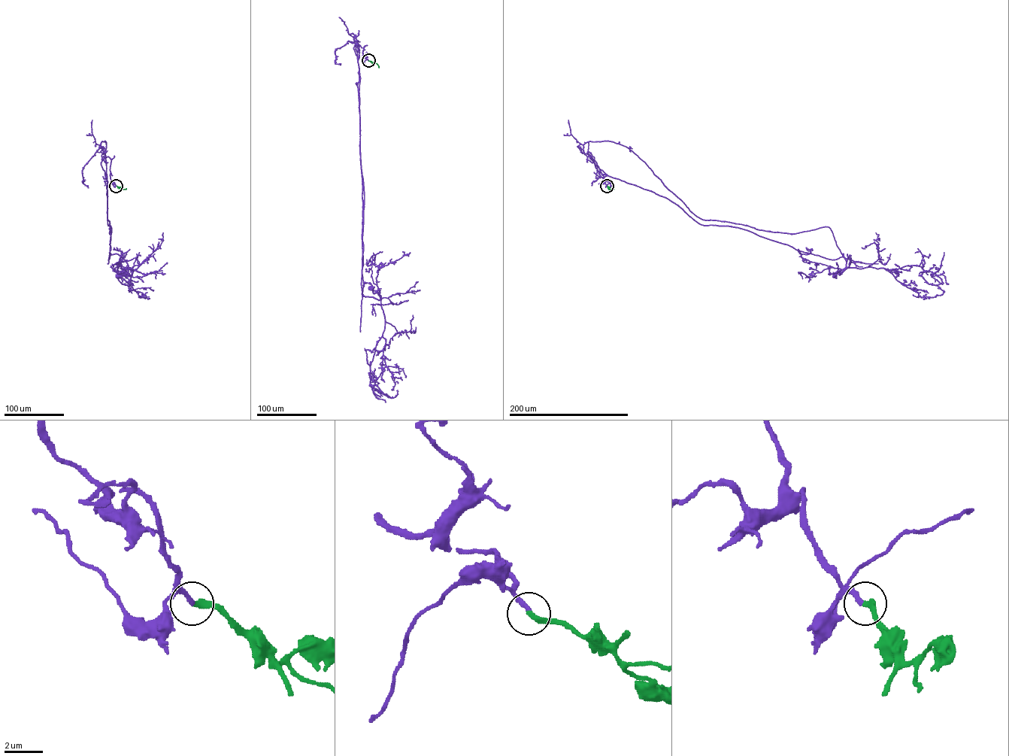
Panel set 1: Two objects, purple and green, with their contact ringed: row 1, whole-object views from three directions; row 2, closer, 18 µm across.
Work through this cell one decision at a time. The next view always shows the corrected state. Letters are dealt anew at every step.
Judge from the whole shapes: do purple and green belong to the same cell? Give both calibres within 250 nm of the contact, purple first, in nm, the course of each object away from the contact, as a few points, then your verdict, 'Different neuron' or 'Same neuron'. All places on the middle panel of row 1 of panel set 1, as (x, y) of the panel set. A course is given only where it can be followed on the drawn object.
Thickness 240 nm (purple) against 280 nm. Course of purple: (368, 60), (362, 56), (364, 47), (356, 44), (364, 195), (362, 296), (380, 299), (371, 288). Course of green: (368, 60), (375, 62), (379, 68). Same neuron

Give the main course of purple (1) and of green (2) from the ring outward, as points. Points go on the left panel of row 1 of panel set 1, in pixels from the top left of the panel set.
1: (116, 186), (111, 160), (104, 157), (101, 165), (111, 229), (108, 259), (117, 253), (128, 268), (119, 276)
2: (116, 186), (126, 189)

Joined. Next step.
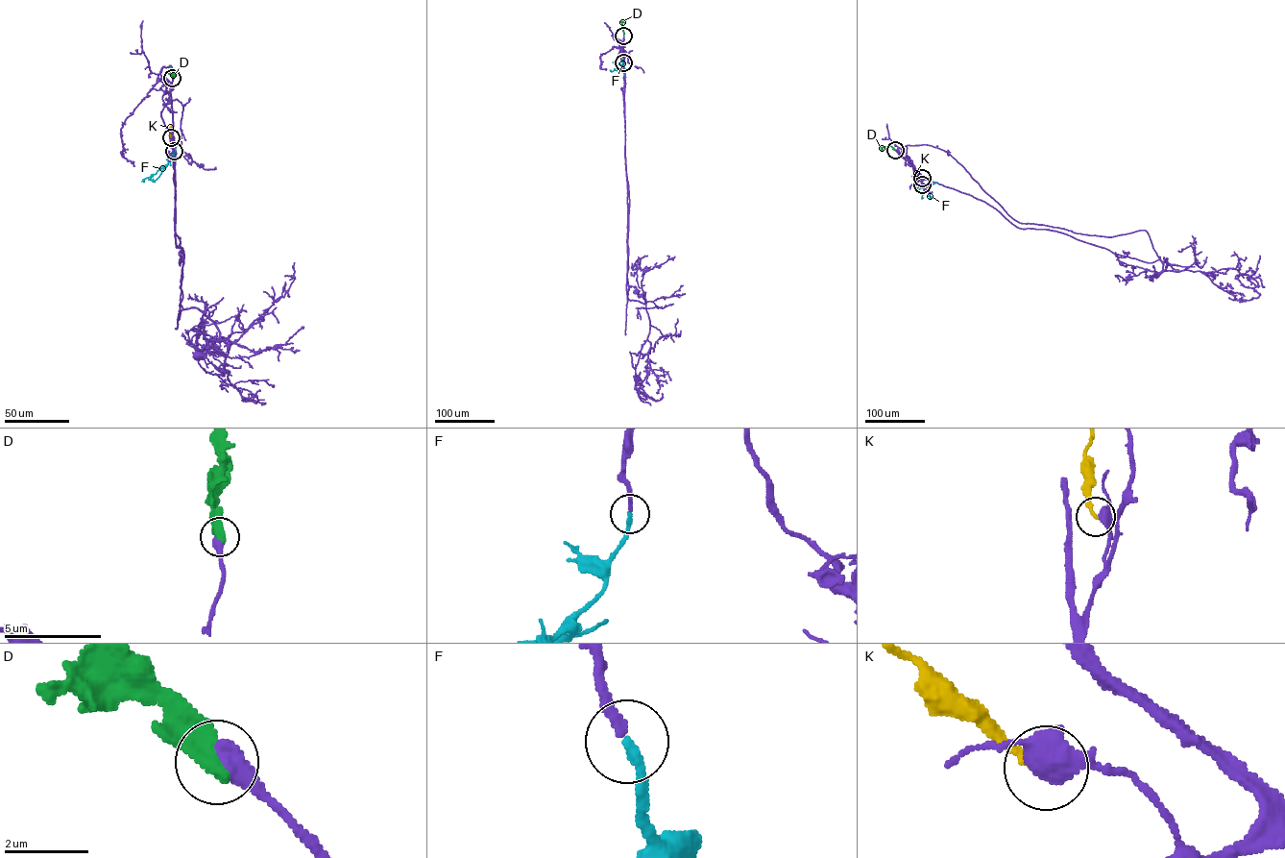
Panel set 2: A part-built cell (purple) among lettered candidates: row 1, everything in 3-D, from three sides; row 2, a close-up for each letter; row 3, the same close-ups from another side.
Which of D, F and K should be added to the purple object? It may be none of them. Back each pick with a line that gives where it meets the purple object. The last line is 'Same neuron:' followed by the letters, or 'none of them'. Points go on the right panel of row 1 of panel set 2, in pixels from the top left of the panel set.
F: Touches purple at (922, 184)
Same neuron: F

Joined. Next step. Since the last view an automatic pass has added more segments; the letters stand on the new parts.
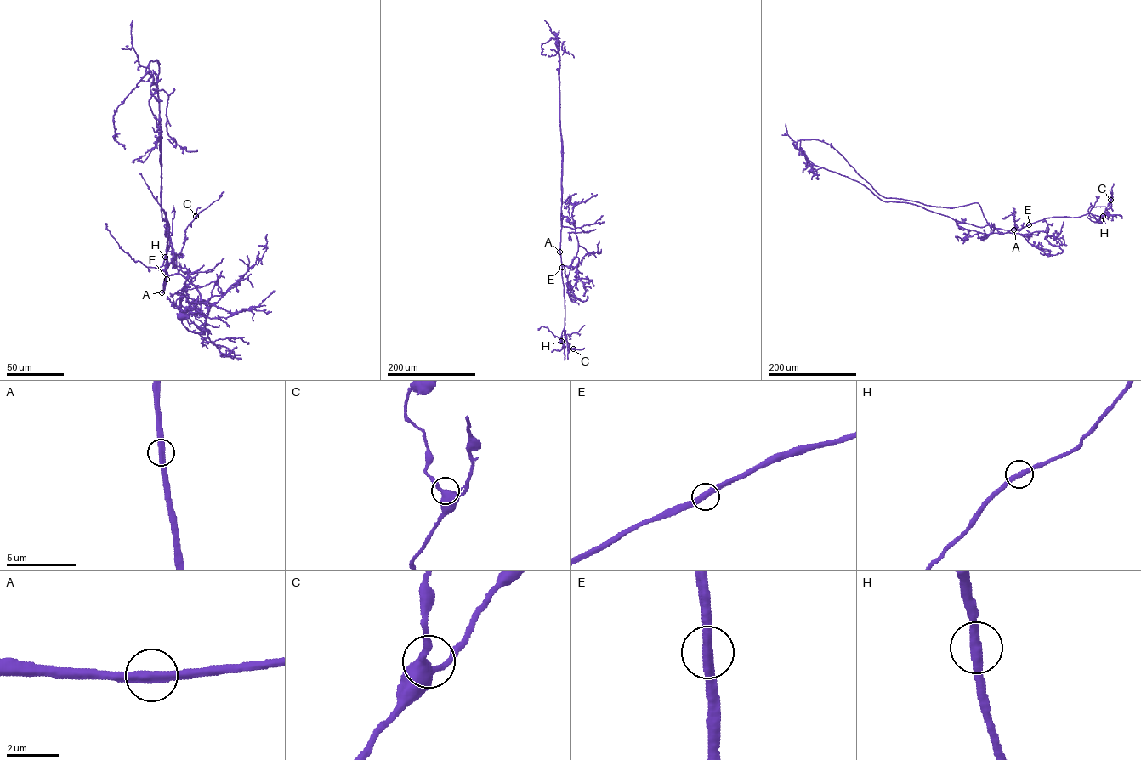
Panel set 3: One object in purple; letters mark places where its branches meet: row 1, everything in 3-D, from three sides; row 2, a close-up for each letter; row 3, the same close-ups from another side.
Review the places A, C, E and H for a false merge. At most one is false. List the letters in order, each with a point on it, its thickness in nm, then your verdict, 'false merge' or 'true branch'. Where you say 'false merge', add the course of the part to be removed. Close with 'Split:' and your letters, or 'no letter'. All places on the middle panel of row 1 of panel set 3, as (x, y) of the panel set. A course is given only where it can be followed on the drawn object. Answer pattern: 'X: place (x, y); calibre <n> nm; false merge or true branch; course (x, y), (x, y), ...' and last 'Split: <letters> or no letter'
A: place (559, 252); calibre 360 nm; true branch
C: place (573, 348); calibre 380 nm; true branch
E: place (562, 267); calibre 360 nm; true branch
H: place (561, 341); calibre 360 nm; true branch
Split: no letter

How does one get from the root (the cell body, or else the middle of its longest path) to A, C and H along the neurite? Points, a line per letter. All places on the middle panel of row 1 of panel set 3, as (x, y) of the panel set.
A: (568, 220), (576, 228), (561, 226), (560, 252)
C: (568, 220), (576, 228), (561, 226), (559, 252), (564, 336), (569, 349), (573, 348)
H: (568, 220), (576, 228), (562, 226), (560, 229), (564, 312), (563, 345), (561, 341)

